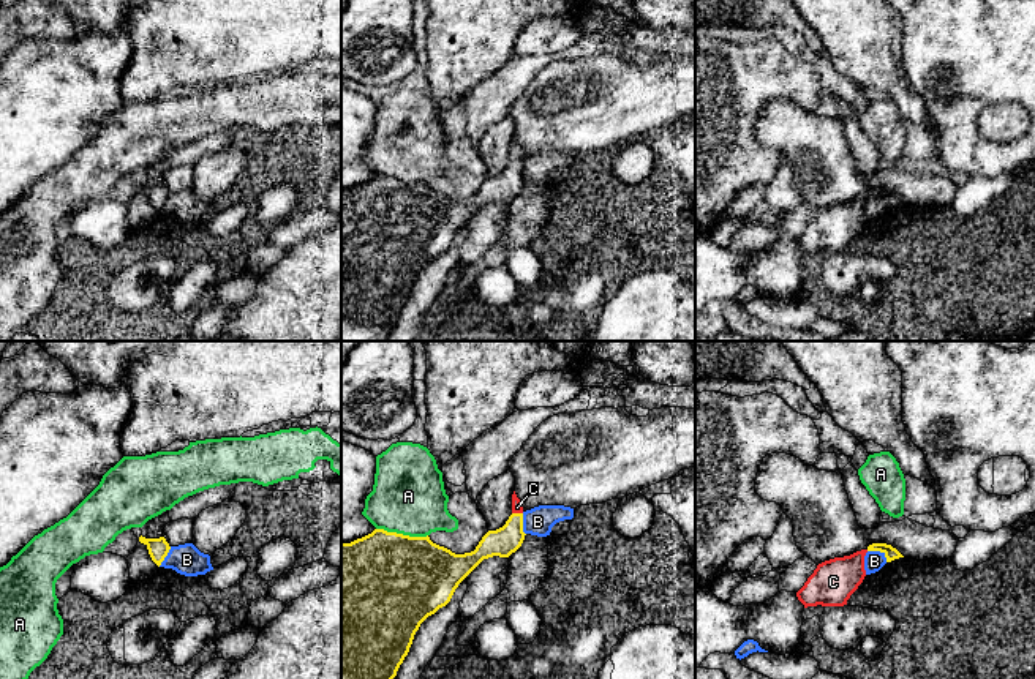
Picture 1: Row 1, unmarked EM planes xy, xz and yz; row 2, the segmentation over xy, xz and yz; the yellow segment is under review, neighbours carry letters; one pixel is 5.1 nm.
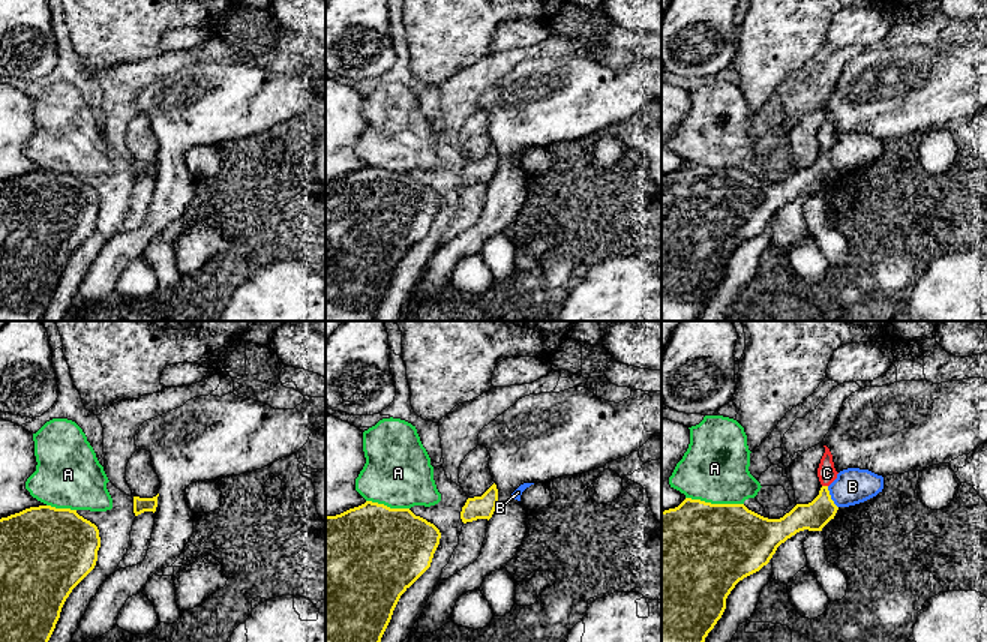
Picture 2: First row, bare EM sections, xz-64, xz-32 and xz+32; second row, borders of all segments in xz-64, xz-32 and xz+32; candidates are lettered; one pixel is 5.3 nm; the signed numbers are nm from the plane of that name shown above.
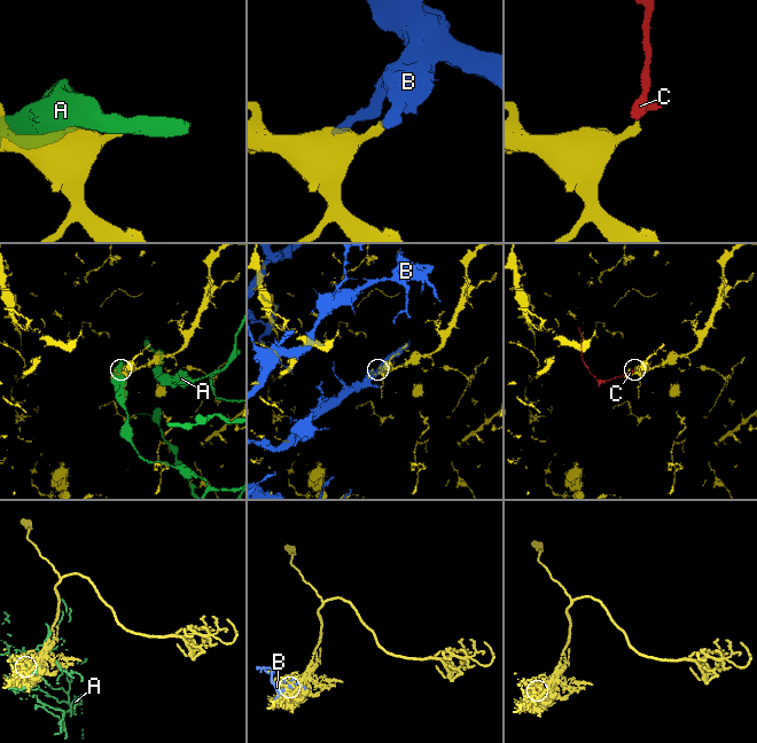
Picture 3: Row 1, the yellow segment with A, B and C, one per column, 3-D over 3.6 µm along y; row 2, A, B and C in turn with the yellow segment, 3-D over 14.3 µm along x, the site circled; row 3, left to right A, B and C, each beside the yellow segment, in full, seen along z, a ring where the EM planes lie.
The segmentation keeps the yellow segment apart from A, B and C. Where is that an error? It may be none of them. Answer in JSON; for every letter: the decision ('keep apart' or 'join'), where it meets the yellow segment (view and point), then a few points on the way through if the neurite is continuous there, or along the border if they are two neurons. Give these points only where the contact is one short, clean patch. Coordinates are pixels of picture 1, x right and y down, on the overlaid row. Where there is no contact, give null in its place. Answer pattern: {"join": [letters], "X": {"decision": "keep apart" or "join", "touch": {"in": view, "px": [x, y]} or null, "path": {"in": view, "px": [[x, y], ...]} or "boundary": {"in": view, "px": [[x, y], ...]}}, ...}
{"join": ["C"], "A": {"decision": "keep apart", "touch": {"in": "xz", "px": [402, 534]}}, "B": {"decision": "keep apart", "touch": {"in": "yz", "px": [879, 550]}}, "C": {"decision": "join", "touch": {"in": "xz", "px": [517, 513]}, "path": {"in": "xz", "px": [[503, 542], [512, 532], [517, 513], [517, 507]]}}}

